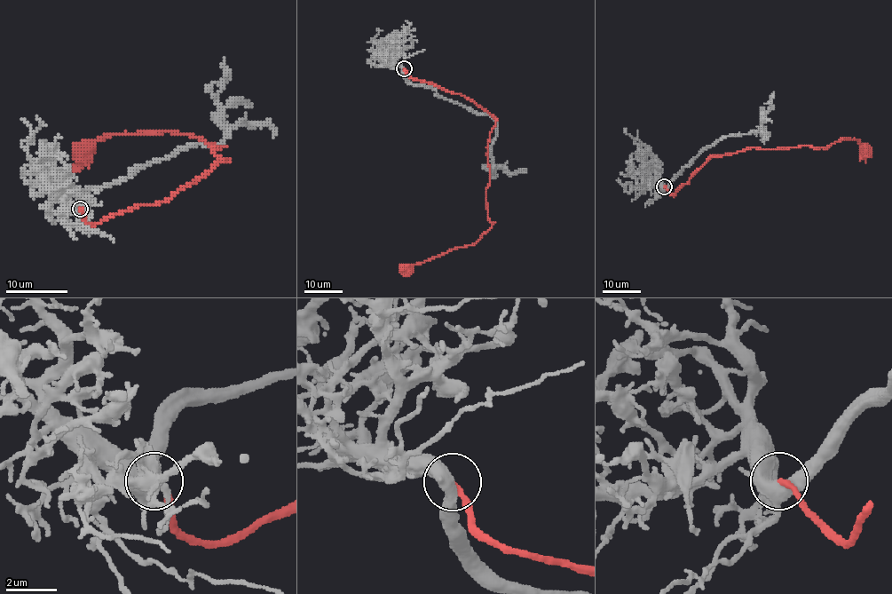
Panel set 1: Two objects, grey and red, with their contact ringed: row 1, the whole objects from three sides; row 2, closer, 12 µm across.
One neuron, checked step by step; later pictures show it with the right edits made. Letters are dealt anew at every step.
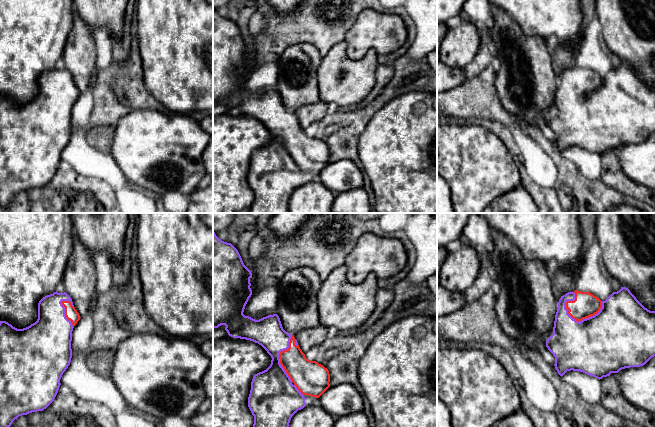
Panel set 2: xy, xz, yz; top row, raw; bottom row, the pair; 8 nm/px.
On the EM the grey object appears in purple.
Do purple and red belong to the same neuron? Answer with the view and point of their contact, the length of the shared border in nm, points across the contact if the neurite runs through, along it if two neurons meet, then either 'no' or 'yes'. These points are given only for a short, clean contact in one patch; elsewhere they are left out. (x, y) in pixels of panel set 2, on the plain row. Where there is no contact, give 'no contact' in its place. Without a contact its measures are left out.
contact yz (586, 94); length 300 nm; yes

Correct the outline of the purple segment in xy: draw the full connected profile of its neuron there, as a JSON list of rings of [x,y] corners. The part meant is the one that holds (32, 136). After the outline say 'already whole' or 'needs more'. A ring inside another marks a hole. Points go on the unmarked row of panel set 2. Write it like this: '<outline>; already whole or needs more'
[[[58,69],[43,73],[38,79],[38,95],[30,102],[17,105],[6,97],[0,97],[0,205],[6,207],[19,192],[43,187],[55,175],[63,149],[72,134],[72,107],[80,96],[71,73]]]; needs more

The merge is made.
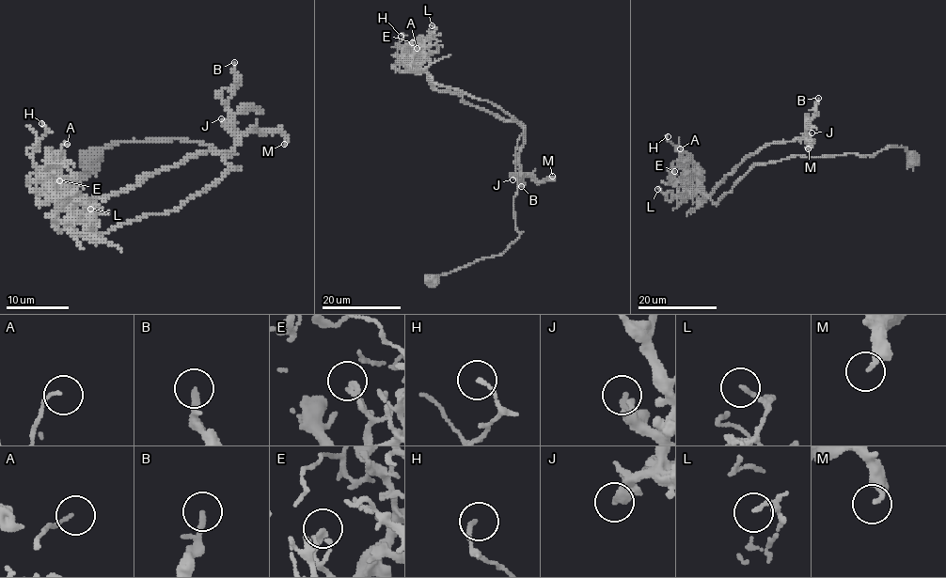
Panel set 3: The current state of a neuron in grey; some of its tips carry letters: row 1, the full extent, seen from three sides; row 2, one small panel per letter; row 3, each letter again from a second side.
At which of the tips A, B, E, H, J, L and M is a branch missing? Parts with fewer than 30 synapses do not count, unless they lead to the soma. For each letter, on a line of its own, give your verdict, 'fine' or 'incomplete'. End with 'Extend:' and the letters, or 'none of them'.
A: fine
B: fine
E: fine
H: fine
J: fine
L: fine
M: fine
Extend: none of them

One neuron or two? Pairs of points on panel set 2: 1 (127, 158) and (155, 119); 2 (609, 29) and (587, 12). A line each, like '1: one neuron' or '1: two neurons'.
1: one neuron
2: two neurons

